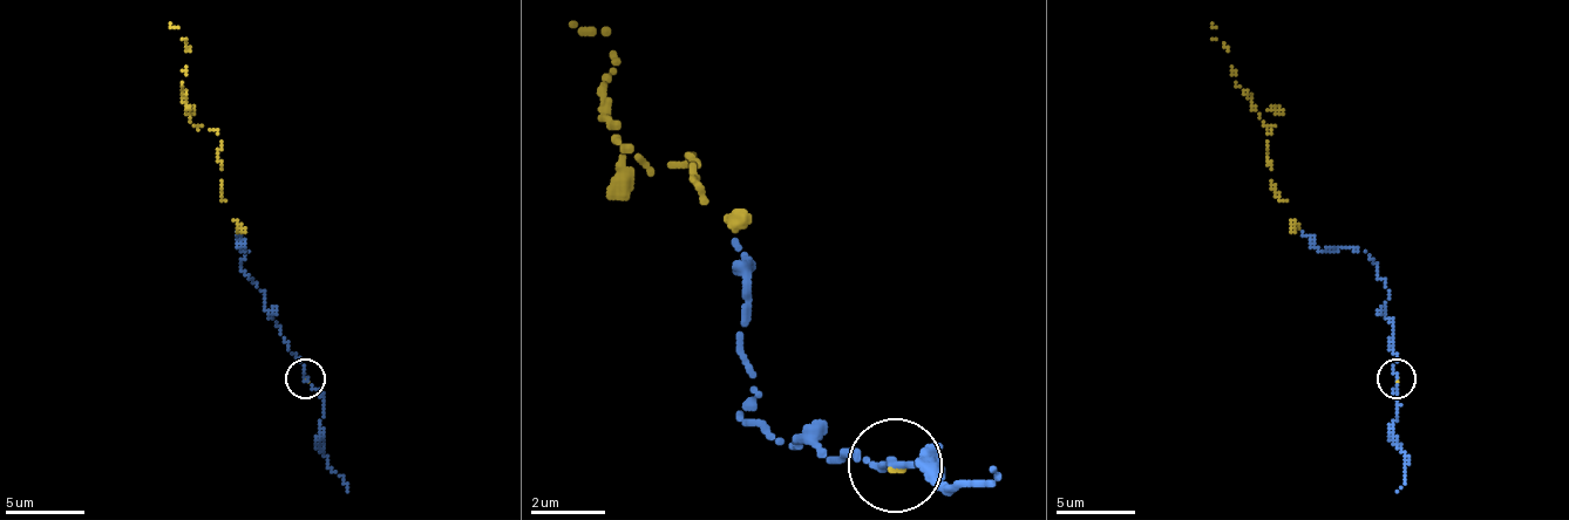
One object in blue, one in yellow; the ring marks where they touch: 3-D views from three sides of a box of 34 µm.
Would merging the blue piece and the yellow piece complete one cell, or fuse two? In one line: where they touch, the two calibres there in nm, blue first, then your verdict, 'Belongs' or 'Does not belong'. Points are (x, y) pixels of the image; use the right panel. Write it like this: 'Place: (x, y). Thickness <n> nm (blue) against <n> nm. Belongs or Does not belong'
Place: (1396, 378). Thickness 170 nm (blue) against 100 nm. Belongs

